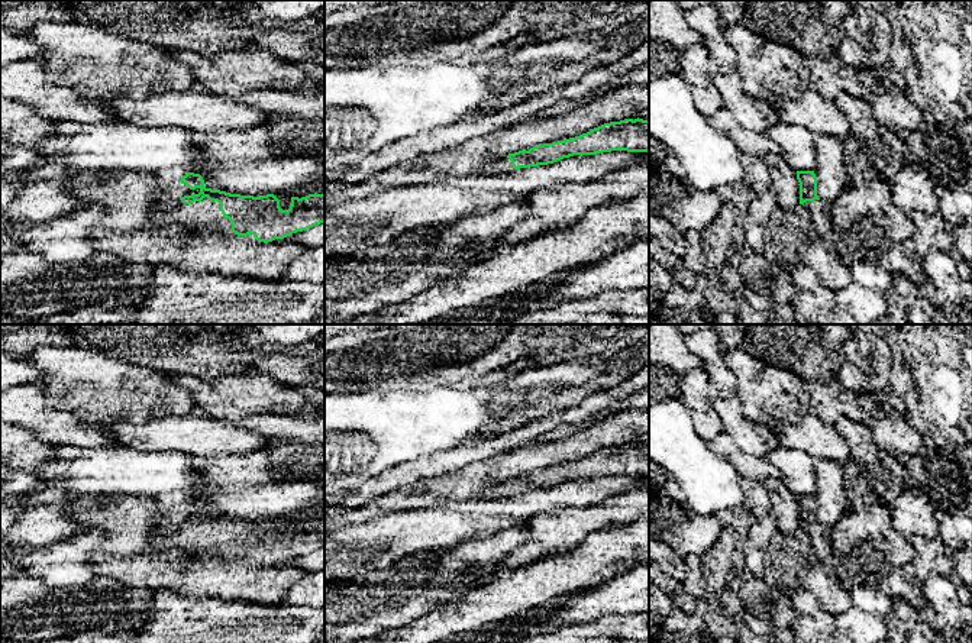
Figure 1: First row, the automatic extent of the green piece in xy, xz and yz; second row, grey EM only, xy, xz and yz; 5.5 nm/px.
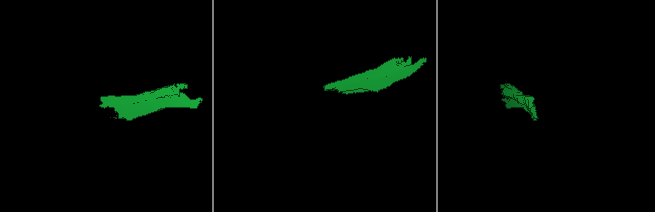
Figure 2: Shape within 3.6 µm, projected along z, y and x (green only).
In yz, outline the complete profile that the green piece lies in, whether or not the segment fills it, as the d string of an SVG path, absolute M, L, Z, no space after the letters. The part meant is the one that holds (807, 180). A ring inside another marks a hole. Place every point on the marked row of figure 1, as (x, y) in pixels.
M797 171L800 182L800 204L808 211L817 233L824 242L830 240L831 220L827 216L829 206L817 196L817 177L814 171Z

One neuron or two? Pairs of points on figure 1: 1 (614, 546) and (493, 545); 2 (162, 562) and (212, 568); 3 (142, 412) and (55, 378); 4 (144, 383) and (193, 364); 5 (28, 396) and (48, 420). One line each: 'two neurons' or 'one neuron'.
1: two neurons
2: one neuron
3: one neuron
4: two neurons
5: one neuron

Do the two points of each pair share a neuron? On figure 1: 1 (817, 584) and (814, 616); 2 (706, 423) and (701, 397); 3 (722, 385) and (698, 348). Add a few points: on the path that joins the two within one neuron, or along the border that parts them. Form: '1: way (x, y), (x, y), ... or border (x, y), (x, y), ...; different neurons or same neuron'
1: border (791, 593), (800, 588), (809, 590), (835, 617); different neurons
2: way (704, 417), (701, 403); same neuron
3: way (720, 377), (707, 356); same neuron

